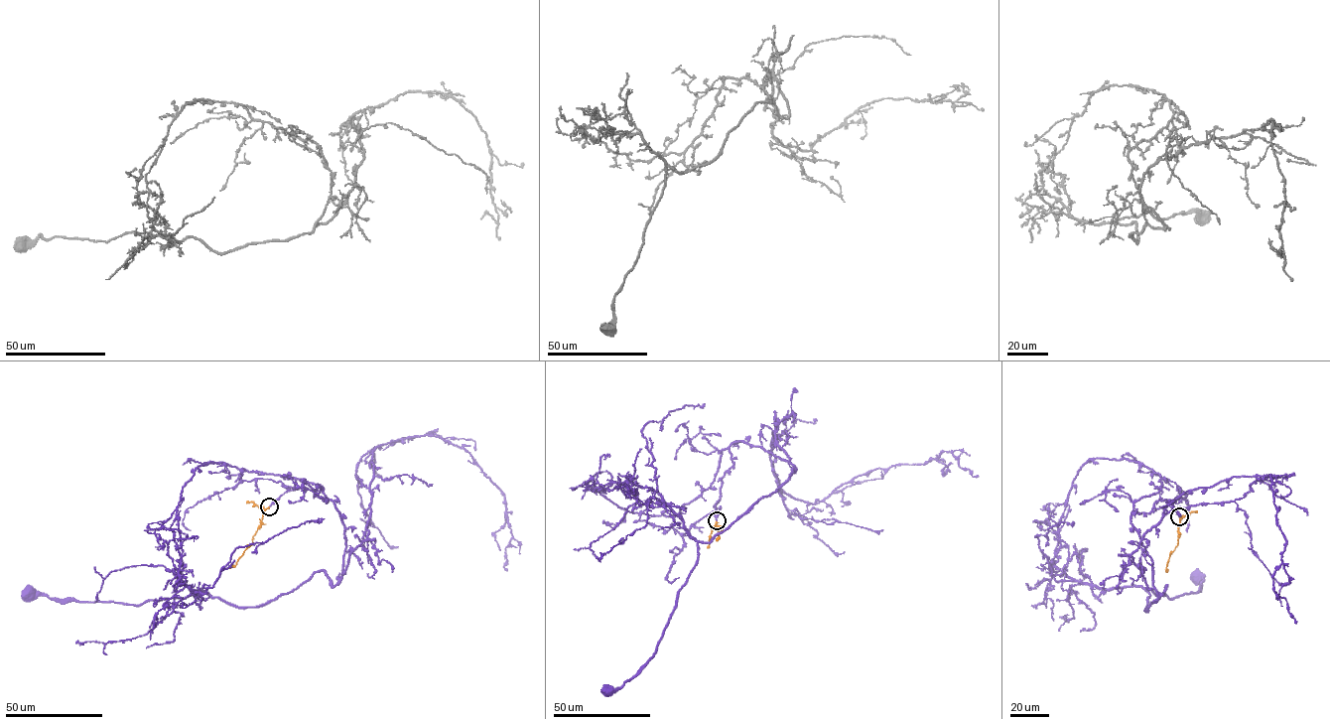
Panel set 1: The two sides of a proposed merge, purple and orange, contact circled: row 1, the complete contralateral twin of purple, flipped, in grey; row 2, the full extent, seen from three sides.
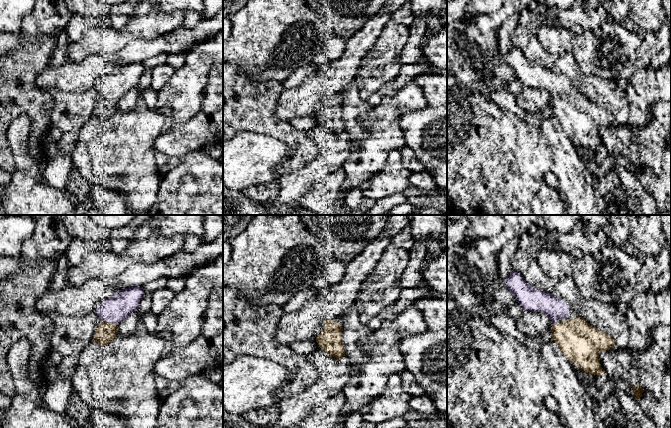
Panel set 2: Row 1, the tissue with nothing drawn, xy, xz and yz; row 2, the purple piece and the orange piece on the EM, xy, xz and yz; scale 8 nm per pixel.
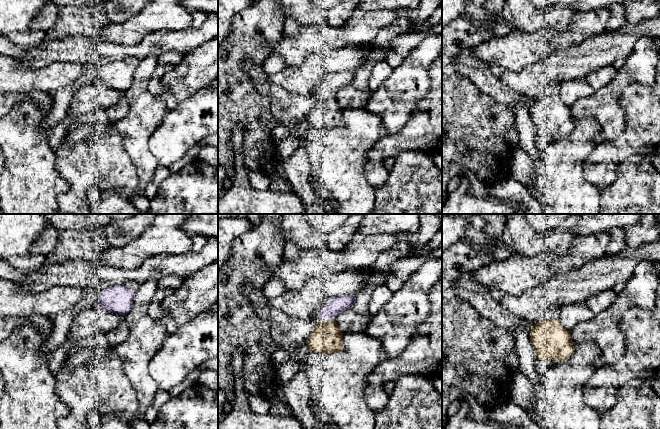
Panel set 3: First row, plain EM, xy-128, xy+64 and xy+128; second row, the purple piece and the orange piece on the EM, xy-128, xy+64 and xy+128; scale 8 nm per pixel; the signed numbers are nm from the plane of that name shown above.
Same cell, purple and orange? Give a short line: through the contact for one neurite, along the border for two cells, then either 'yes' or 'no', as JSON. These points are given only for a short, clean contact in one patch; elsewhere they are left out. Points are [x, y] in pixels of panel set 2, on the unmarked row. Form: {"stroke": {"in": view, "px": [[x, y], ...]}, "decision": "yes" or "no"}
{"decision": "yes"}

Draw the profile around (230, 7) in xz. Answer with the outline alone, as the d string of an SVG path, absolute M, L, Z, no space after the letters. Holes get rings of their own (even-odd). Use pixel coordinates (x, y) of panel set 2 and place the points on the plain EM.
M223 0L223 18L236 13L243 8L249 0Z

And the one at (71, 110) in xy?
M41 88L48 91L55 103L51 114L53 127L61 130L62 137L57 142L57 155L70 156L77 144L81 126L95 110L97 91L66 92Z

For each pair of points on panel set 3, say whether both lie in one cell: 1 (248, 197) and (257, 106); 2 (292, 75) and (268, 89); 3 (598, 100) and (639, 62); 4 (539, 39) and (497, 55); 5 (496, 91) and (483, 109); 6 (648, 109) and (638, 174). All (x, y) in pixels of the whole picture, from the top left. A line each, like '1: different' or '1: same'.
1: different
2: different
3: same
4: same
5: different
6: different

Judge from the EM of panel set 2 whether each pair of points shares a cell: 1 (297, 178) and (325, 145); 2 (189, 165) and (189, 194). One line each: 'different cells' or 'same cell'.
1: same cell
2: same cell

